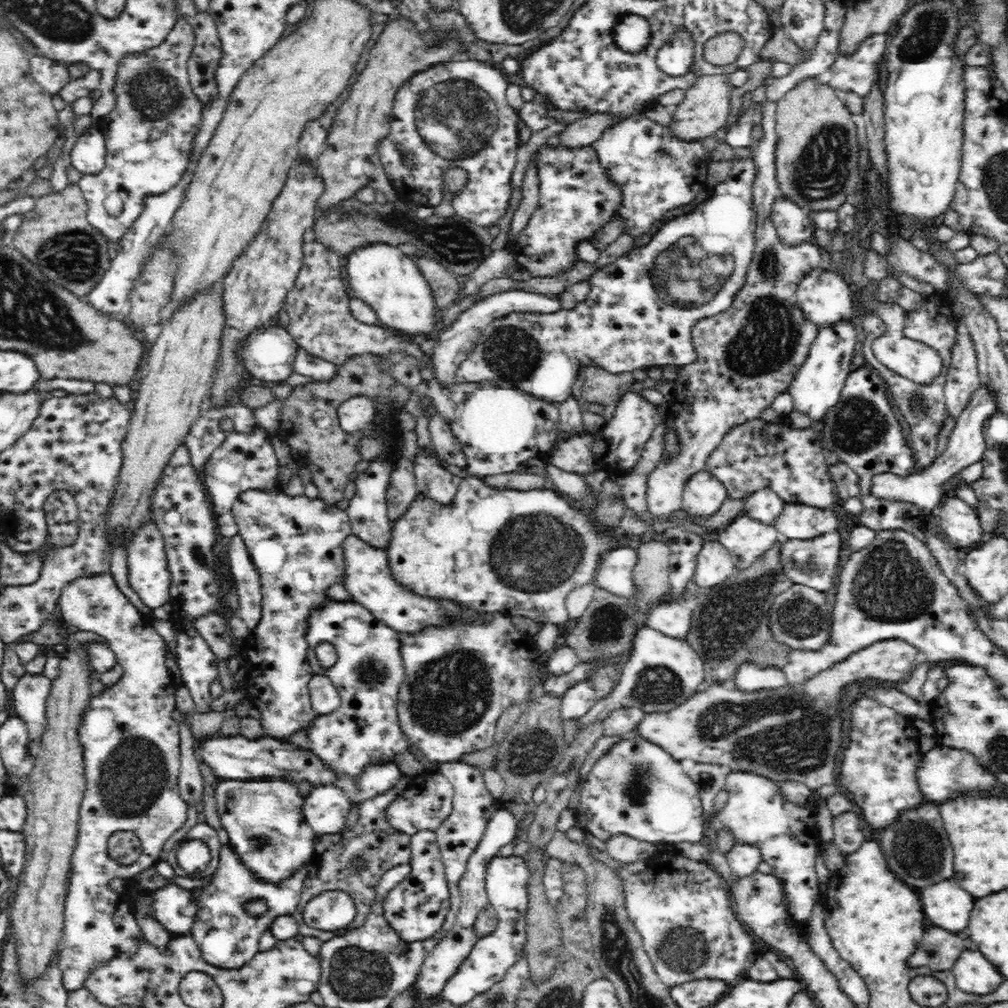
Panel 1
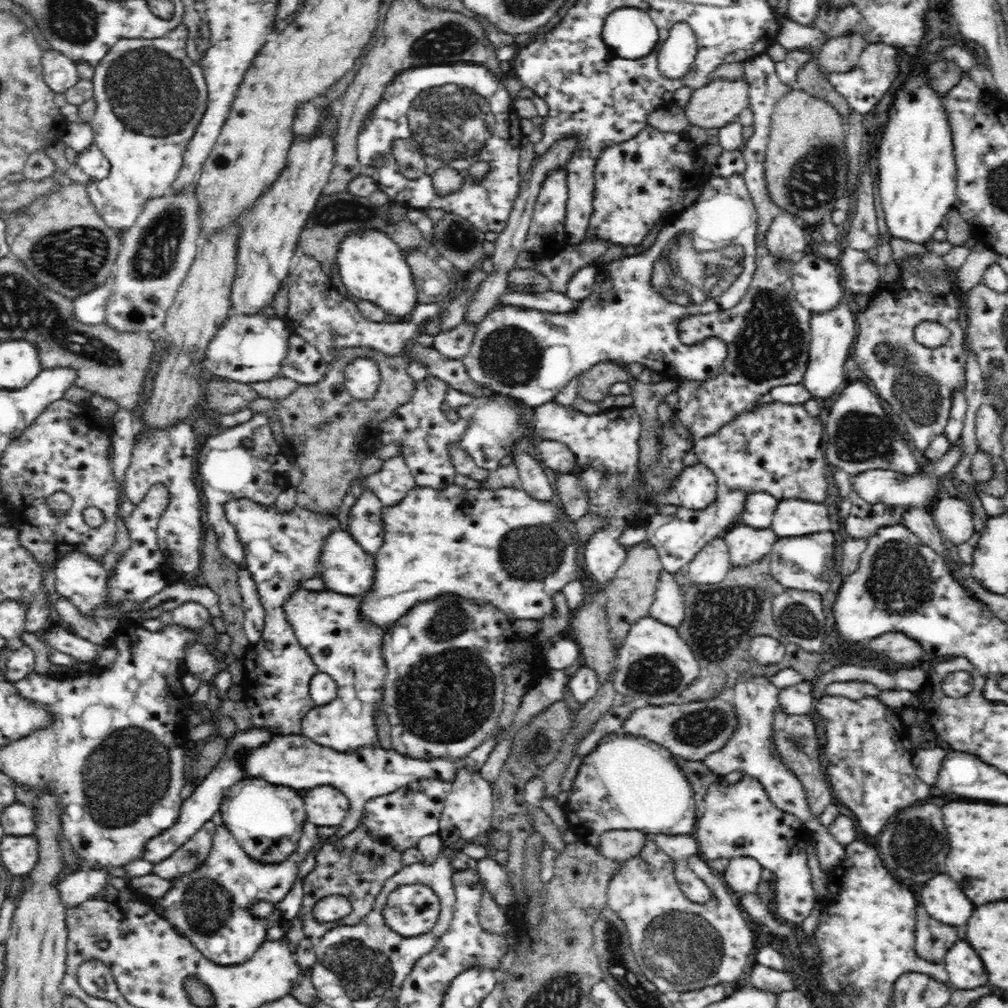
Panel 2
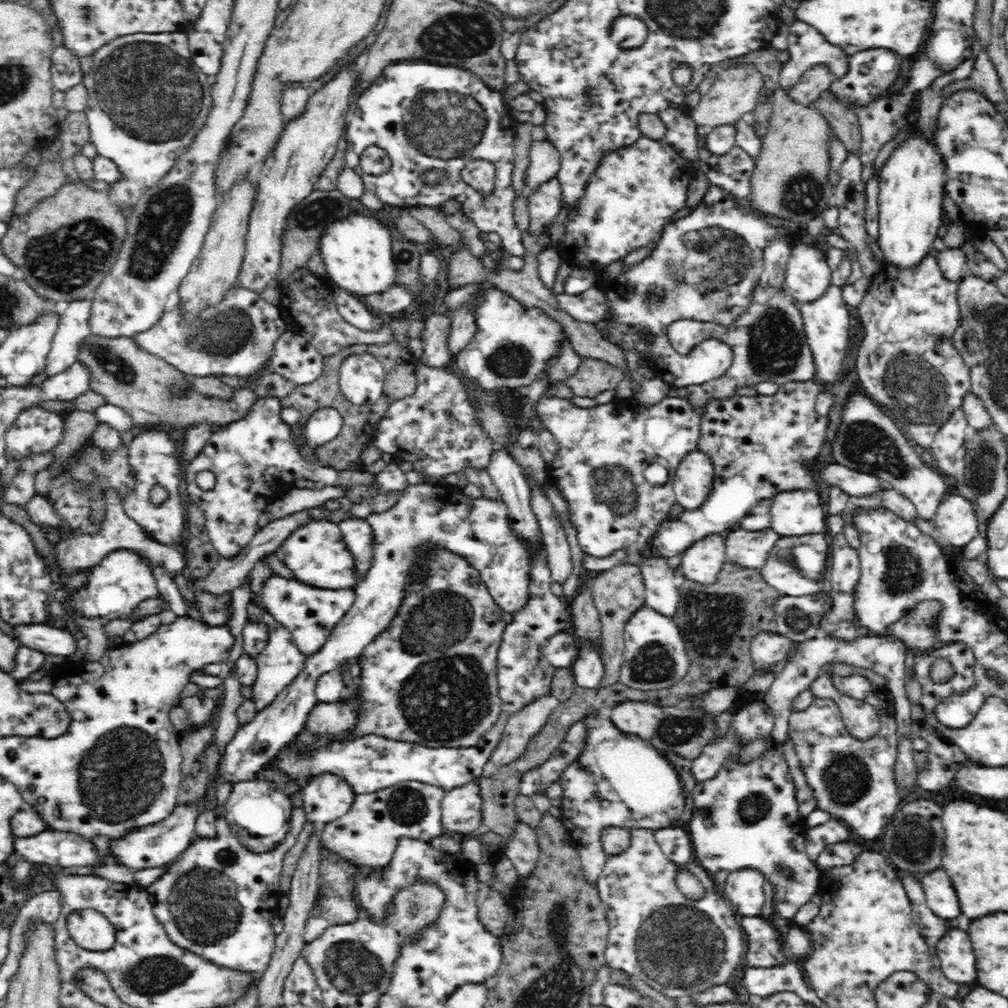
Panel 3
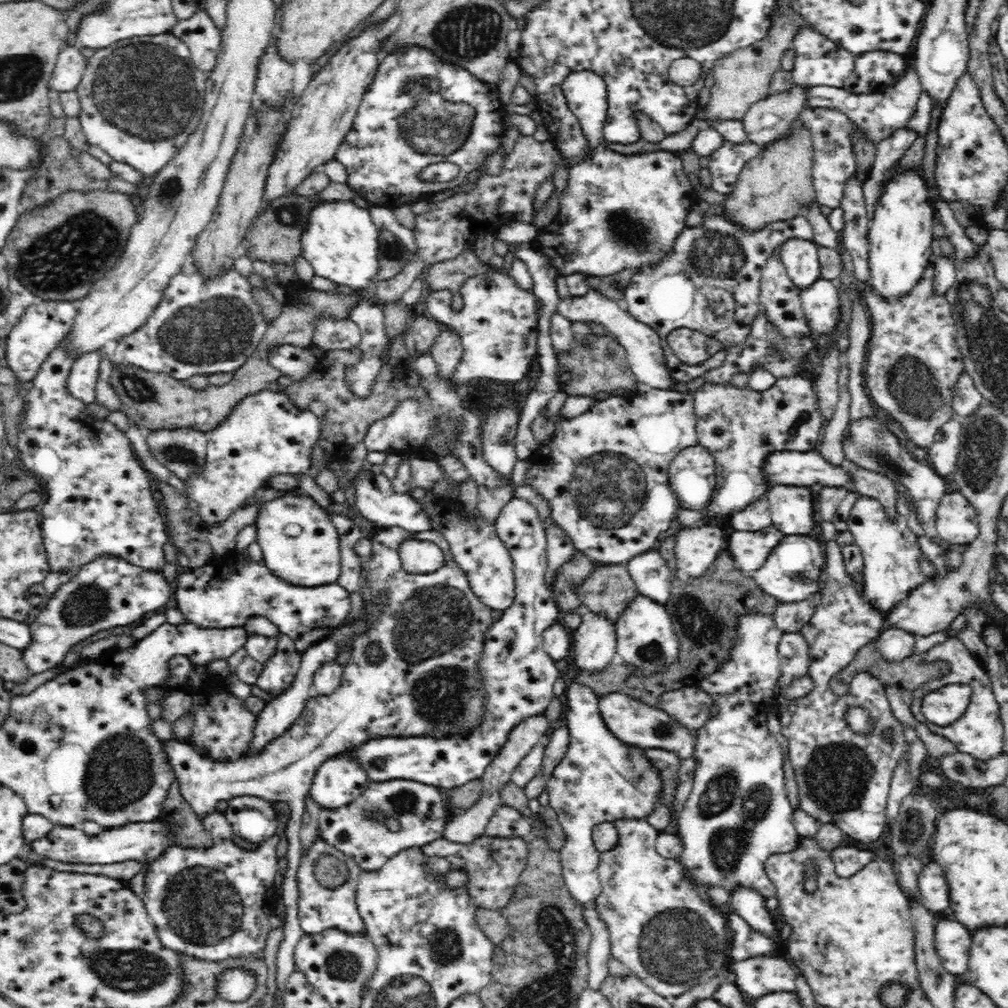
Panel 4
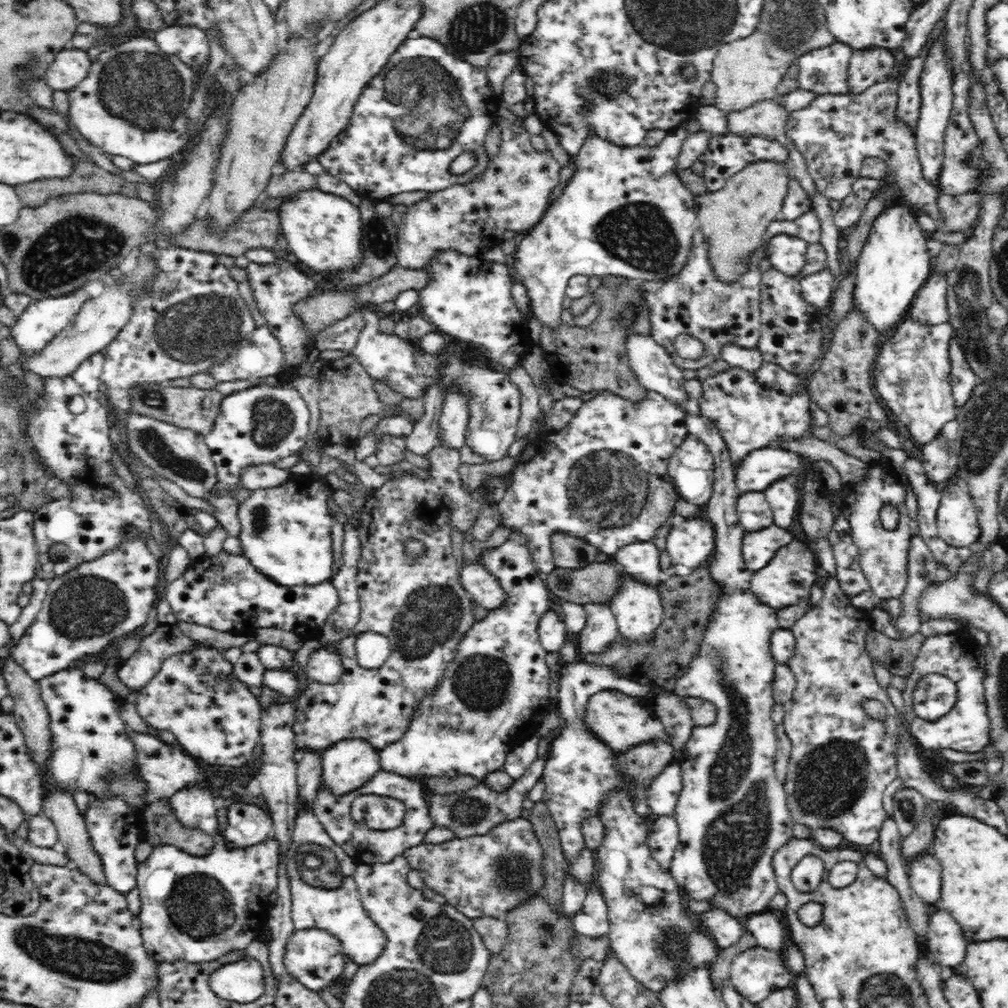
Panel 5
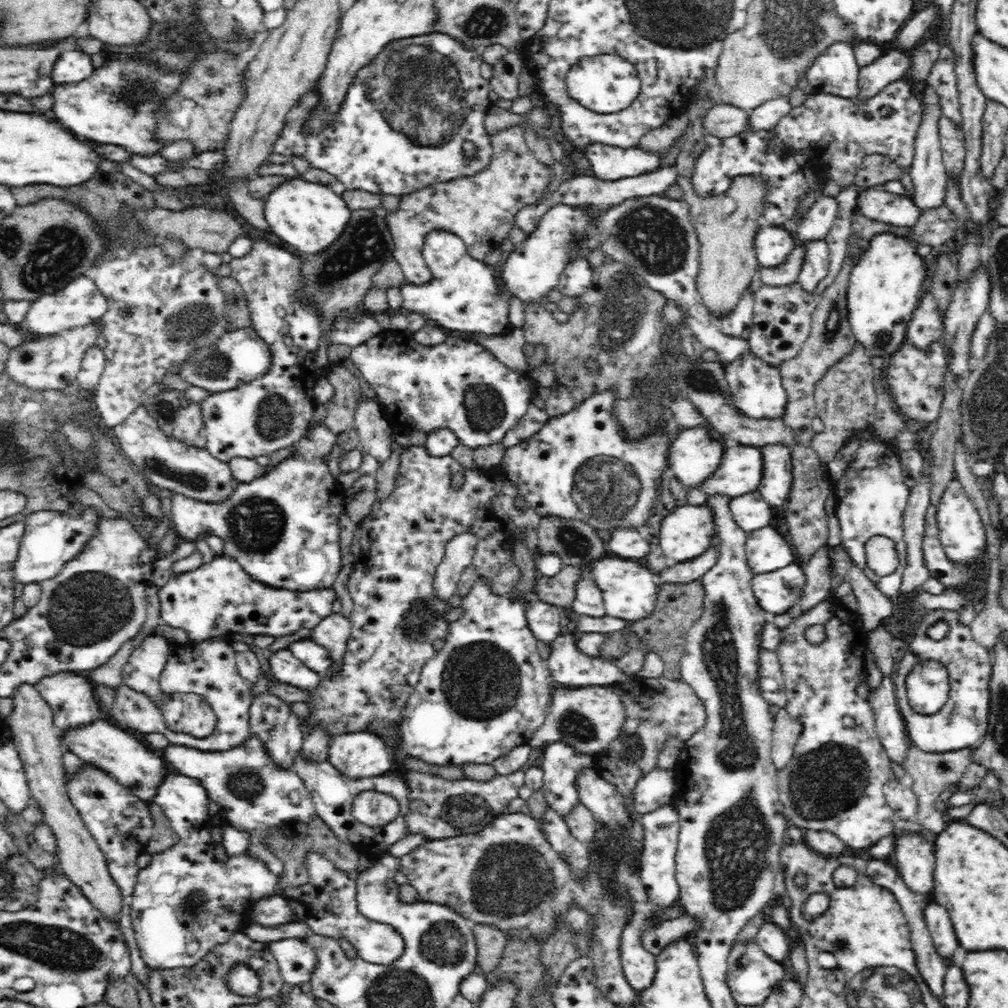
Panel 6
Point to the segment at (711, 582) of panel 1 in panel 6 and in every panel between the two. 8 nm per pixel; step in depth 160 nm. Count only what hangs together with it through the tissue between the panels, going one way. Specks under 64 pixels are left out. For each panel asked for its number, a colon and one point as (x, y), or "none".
2: (713, 562)
3: (702, 563)
4: (696, 549)
5: (693, 542)
6: (688, 531)

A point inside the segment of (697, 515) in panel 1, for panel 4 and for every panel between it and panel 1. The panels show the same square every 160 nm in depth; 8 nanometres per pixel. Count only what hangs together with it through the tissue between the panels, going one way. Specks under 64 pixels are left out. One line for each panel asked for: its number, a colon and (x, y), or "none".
2: (697, 485)
3: (693, 481)
4: (691, 474)

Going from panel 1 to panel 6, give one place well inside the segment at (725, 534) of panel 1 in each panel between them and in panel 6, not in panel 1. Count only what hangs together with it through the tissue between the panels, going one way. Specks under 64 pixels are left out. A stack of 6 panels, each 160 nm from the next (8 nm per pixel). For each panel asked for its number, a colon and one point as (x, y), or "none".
2: (746, 544)
3: (750, 549)
4: (749, 550)
5: (758, 547)
6: (766, 549)

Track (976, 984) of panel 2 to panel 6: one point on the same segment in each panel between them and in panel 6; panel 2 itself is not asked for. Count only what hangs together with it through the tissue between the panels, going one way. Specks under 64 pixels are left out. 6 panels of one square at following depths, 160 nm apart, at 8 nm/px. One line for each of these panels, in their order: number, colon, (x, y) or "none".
3: (957, 957)
4: (953, 941)
5: (947, 943)
6: (940, 927)

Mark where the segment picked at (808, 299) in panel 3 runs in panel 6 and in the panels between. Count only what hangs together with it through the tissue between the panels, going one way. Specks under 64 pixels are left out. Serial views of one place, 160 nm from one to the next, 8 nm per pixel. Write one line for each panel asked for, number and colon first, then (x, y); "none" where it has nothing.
4: (800, 257)
5: (786, 253)
6: (774, 245)

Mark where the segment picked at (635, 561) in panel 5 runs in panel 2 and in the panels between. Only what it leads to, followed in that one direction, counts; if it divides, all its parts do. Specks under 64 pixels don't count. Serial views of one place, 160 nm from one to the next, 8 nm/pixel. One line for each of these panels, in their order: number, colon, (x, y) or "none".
2: (667, 608)
3: (662, 595)
4: (652, 577)

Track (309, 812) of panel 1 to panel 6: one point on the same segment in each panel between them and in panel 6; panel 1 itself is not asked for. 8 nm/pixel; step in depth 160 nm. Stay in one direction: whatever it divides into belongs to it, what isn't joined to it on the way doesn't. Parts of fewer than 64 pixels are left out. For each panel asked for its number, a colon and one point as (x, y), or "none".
2: (325, 806)
3: (325, 799)
4: (339, 782)
5: (347, 767)
6: (359, 755)

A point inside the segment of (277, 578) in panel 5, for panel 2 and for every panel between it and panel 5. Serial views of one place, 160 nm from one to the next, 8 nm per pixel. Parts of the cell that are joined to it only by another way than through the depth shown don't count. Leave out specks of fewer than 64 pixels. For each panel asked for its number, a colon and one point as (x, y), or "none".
2: (348, 569)
3: (316, 554)
4: (299, 543)

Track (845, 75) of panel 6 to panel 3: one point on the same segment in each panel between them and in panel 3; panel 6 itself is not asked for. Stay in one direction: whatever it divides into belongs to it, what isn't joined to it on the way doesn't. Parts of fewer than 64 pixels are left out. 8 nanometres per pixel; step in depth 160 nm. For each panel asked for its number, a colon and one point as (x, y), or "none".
3: (806, 46)
4: (818, 61)
5: (824, 70)

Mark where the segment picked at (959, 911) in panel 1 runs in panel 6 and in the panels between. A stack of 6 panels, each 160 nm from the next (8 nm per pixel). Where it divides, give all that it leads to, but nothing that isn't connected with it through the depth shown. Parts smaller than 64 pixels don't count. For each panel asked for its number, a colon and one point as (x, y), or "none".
2: (942, 899)
3: (942, 900)
4: (933, 885)
5: (925, 874)
6: (915, 861)

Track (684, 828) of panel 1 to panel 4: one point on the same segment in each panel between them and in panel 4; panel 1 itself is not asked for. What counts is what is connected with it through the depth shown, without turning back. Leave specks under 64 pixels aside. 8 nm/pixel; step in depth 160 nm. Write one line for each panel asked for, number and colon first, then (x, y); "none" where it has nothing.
2: (627, 783)
3: (620, 780)
4: (603, 779)

